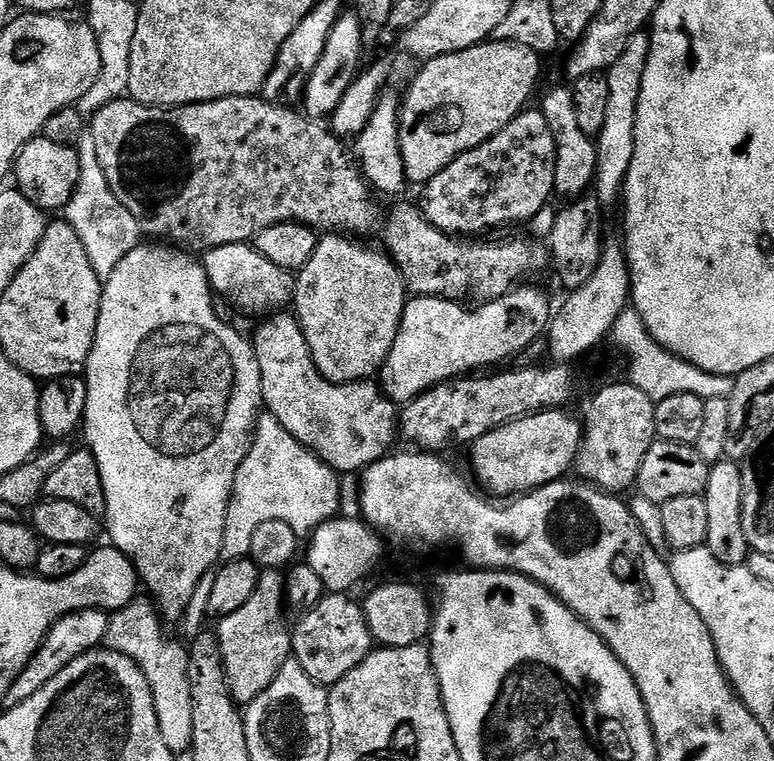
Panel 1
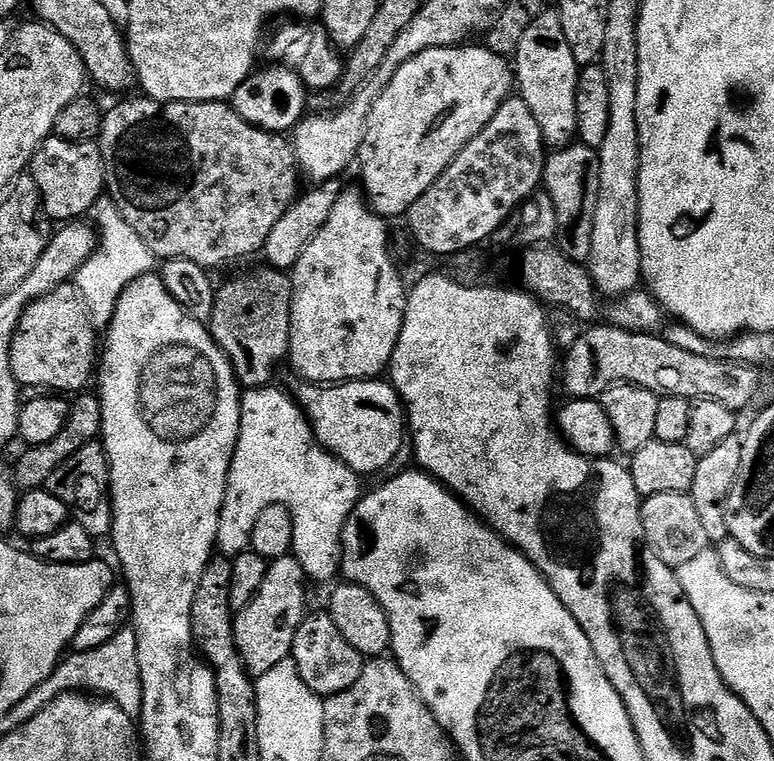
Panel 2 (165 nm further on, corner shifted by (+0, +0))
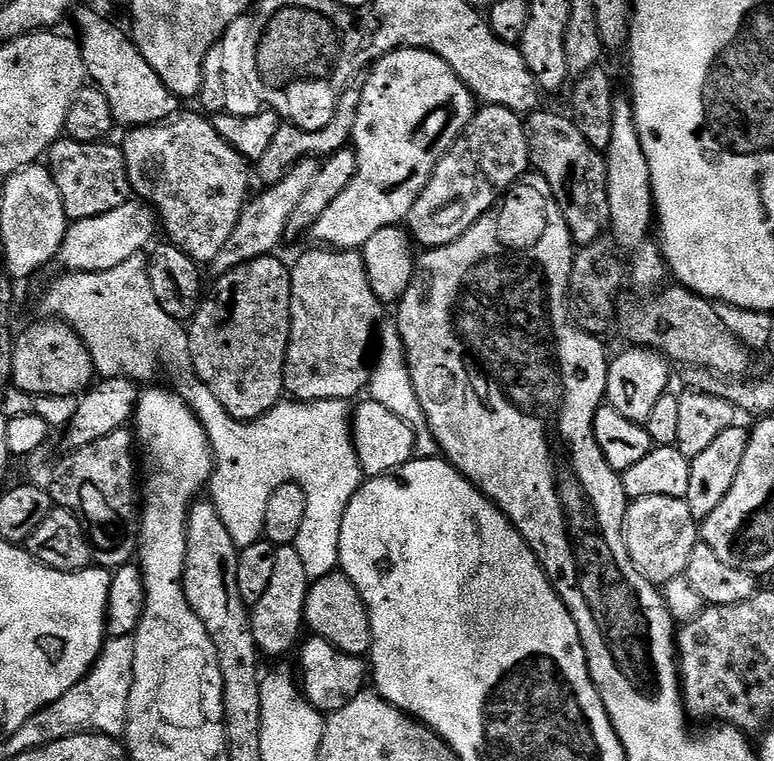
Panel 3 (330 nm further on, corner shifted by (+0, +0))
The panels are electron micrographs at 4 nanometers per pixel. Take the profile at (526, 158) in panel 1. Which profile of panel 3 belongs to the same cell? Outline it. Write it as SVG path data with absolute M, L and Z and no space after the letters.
M506 106L481 107L418 194L406 221L413 241L427 250L462 238L478 218L500 203L504 193L529 171L531 162L525 117Z

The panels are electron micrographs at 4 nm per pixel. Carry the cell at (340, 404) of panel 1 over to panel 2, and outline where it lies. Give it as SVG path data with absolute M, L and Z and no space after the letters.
M377 378L375 380L348 380L344 384L331 386L304 382L299 386L301 388L294 392L295 399L308 417L313 434L321 447L357 474L380 471L383 473L388 469L390 462L398 454L399 447L406 439L406 409L391 383Z

